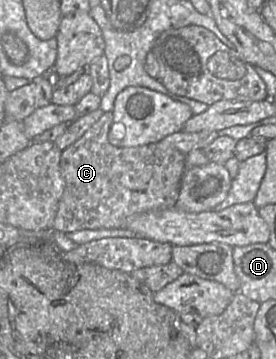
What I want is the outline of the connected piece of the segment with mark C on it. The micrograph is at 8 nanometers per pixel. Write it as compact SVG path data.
M104 112L81 138L62 150L60 171L66 185L58 204L53 230L69 233L85 229L120 229L125 227L126 219L134 214L175 207L186 170L185 155L176 149L161 149L157 143L134 147L113 146L108 140L112 122L113 113Z

